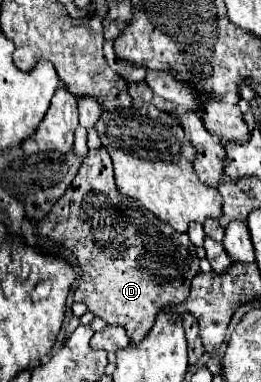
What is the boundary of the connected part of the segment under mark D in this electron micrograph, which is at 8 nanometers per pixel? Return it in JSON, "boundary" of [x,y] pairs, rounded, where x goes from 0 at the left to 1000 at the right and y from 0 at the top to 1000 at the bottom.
{"boundary":[[[402,387],[341,393],[264,497],[149,581],[149,613],[203,623],[218,639],[257,649],[272,670],[287,670],[310,728],[295,728],[280,780],[295,791],[326,791],[333,806],[410,848],[479,853],[502,895],[540,895],[533,885],[579,864],[602,806],[678,801],[716,785],[732,733],[762,712],[762,670],[724,618],[663,602],[648,586],[571,560],[571,550],[540,545],[510,518],[487,518],[448,497],[433,429]]]}

